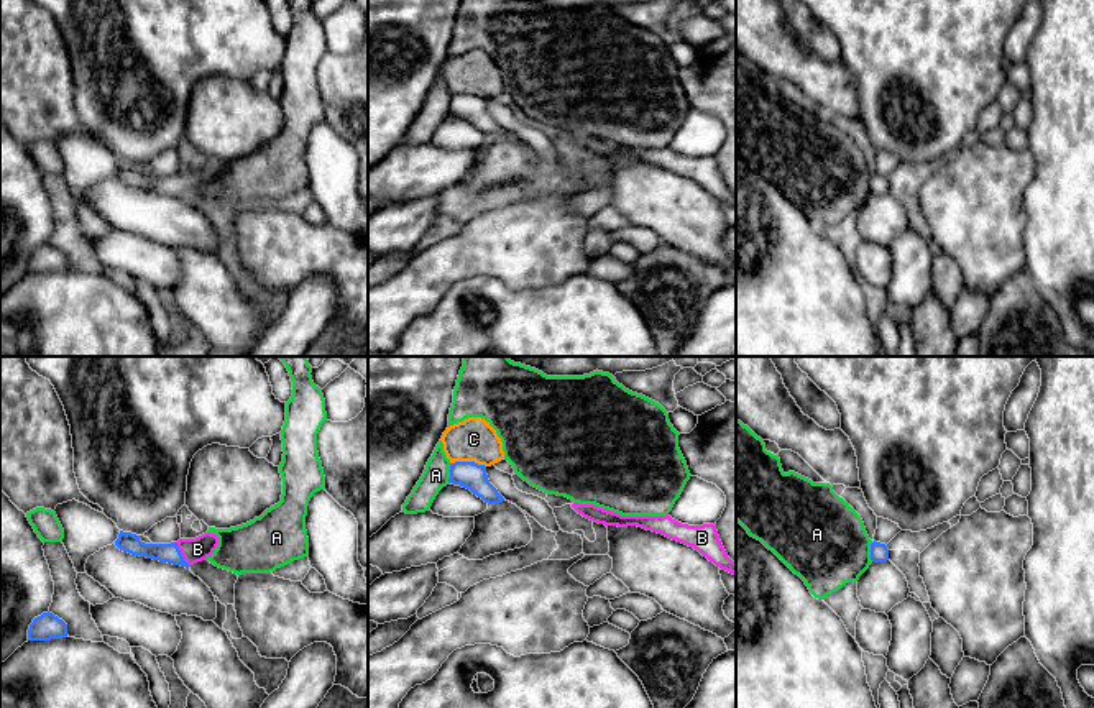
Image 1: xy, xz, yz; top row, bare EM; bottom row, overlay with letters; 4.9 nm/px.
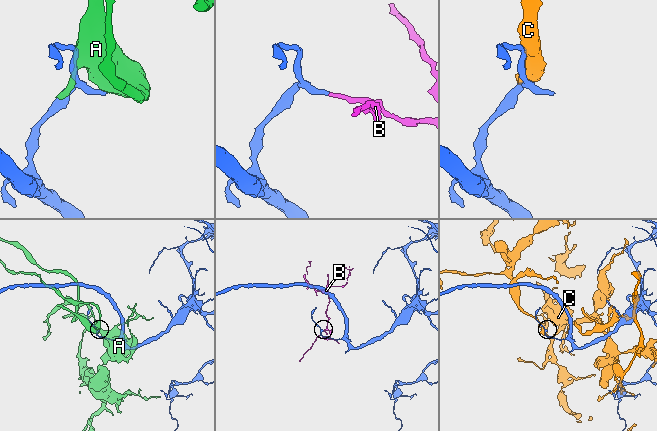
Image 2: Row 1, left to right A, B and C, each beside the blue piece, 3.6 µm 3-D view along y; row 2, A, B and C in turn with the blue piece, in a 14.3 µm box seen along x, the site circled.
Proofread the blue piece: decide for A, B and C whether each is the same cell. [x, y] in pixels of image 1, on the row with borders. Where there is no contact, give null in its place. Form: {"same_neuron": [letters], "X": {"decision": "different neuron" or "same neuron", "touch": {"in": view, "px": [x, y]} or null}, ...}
{"same_neuron": ["B"], "A": {"decision": "different neuron", "touch": {"in": "xz", "px": [450, 473]}}, "B": {"decision": "same neuron", "touch": {"in": "xy", "px": [181, 554]}}, "C": {"decision": "different neuron", "touch": {"in": "xz", "px": [468, 462]}}}

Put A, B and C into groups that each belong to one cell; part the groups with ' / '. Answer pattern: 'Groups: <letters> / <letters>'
Groups: A / B / C

